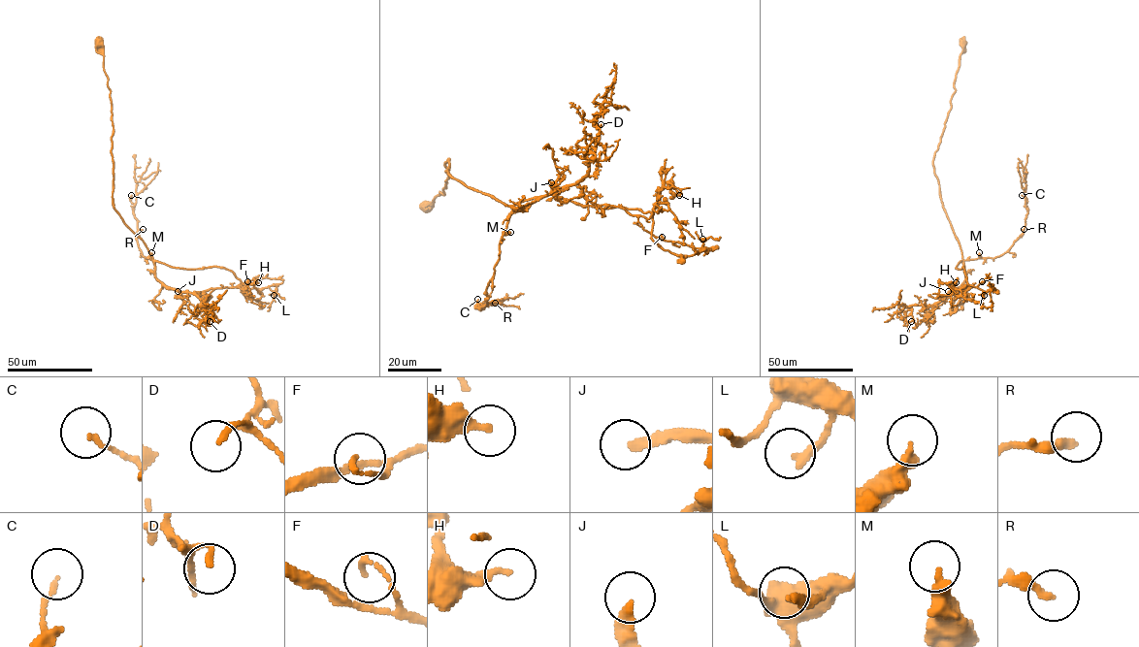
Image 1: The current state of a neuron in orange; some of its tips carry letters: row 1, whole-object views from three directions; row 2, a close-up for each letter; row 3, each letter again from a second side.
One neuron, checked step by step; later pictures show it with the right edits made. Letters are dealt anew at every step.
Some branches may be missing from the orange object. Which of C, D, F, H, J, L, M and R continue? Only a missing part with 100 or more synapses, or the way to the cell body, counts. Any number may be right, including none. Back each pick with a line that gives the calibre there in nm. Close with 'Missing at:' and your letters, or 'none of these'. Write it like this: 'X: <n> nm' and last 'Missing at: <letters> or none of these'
J: 280 nm
Missing at: J

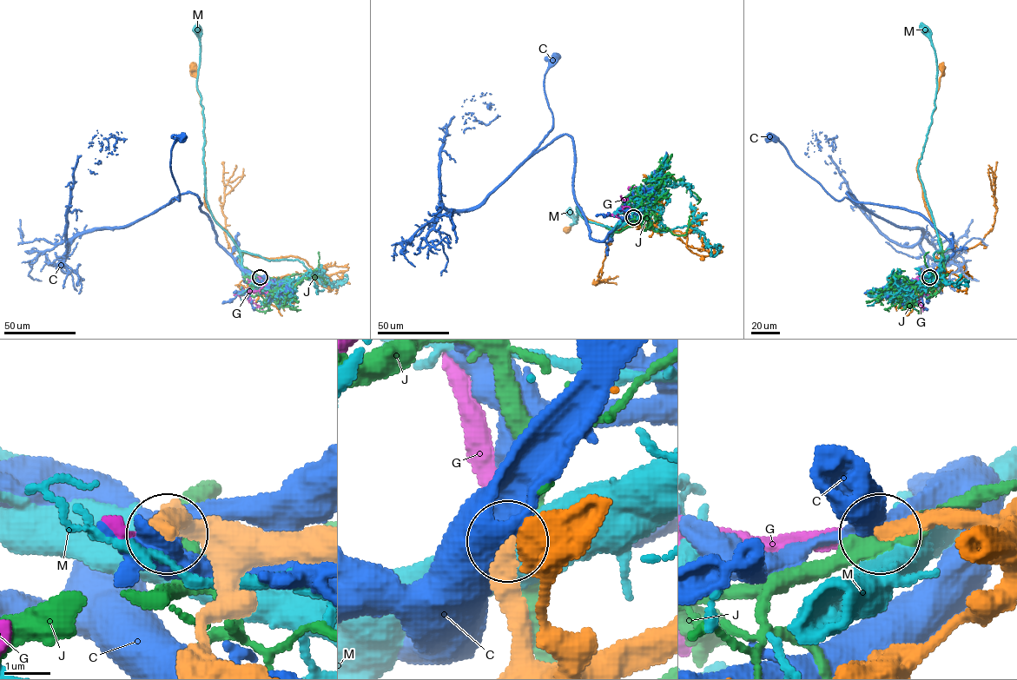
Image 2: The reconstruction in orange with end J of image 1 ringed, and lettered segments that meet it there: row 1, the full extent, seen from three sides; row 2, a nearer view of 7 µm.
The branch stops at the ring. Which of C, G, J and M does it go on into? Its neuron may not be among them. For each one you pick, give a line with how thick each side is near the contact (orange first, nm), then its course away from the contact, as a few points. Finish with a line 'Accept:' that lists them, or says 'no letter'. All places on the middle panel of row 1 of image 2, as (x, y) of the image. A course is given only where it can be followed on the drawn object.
G: 340 nm thick on the orange side, 360 nm on the other; it runs (633, 217), (630, 210), (624, 212), (624, 207), (637, 209)
Accept: G

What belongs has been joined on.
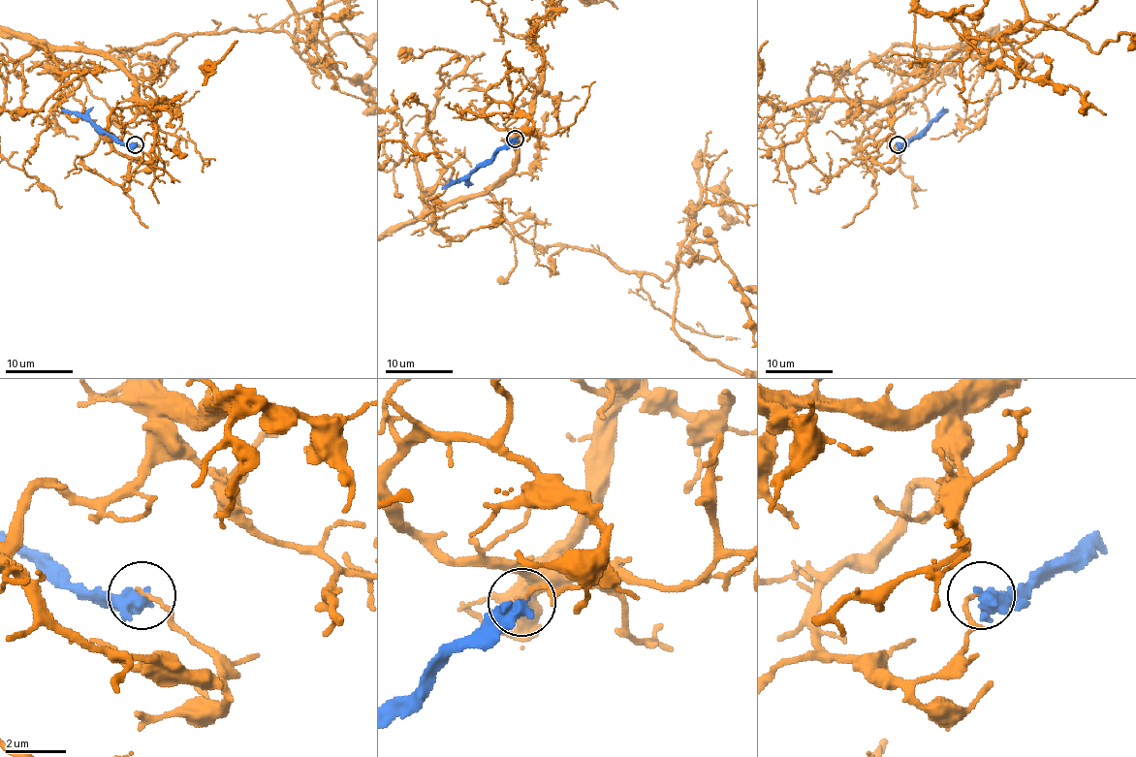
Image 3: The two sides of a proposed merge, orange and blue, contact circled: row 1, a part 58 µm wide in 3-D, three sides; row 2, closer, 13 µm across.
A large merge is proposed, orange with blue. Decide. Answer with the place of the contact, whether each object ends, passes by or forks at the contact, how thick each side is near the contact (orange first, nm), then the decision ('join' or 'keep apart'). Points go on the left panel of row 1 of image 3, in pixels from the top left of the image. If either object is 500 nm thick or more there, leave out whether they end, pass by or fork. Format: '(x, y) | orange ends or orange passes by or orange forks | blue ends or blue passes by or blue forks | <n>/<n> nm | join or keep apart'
(135, 144) | 130/550 nm | keep apart

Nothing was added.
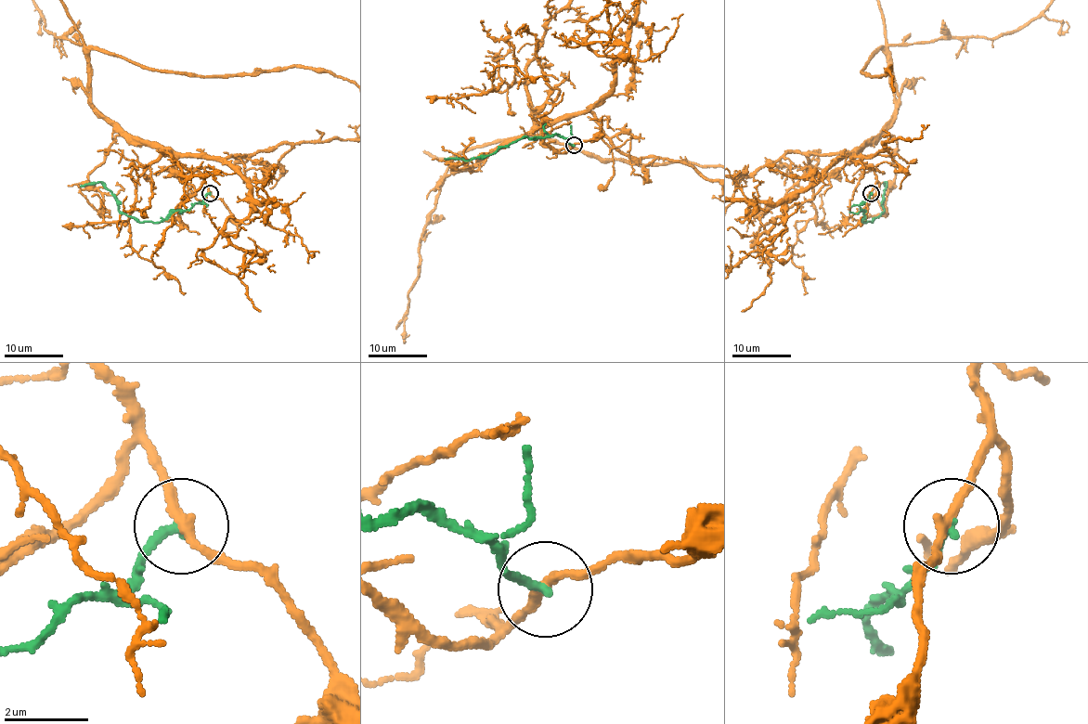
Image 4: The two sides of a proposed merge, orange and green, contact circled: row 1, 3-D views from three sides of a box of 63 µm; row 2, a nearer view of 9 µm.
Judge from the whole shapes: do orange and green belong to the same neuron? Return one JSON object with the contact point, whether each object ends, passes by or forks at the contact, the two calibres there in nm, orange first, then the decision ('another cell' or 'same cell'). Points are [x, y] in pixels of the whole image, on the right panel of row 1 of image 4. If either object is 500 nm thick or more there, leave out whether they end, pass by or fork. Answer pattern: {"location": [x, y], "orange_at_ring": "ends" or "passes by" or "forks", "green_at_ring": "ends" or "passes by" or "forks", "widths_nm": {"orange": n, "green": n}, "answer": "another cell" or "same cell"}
{"location": [871, 193], "orange_at_ring": "passes by", "green_at_ring": "ends", "widths_nm": {"orange": 240, "green": 200}, "answer": "another cell"}

